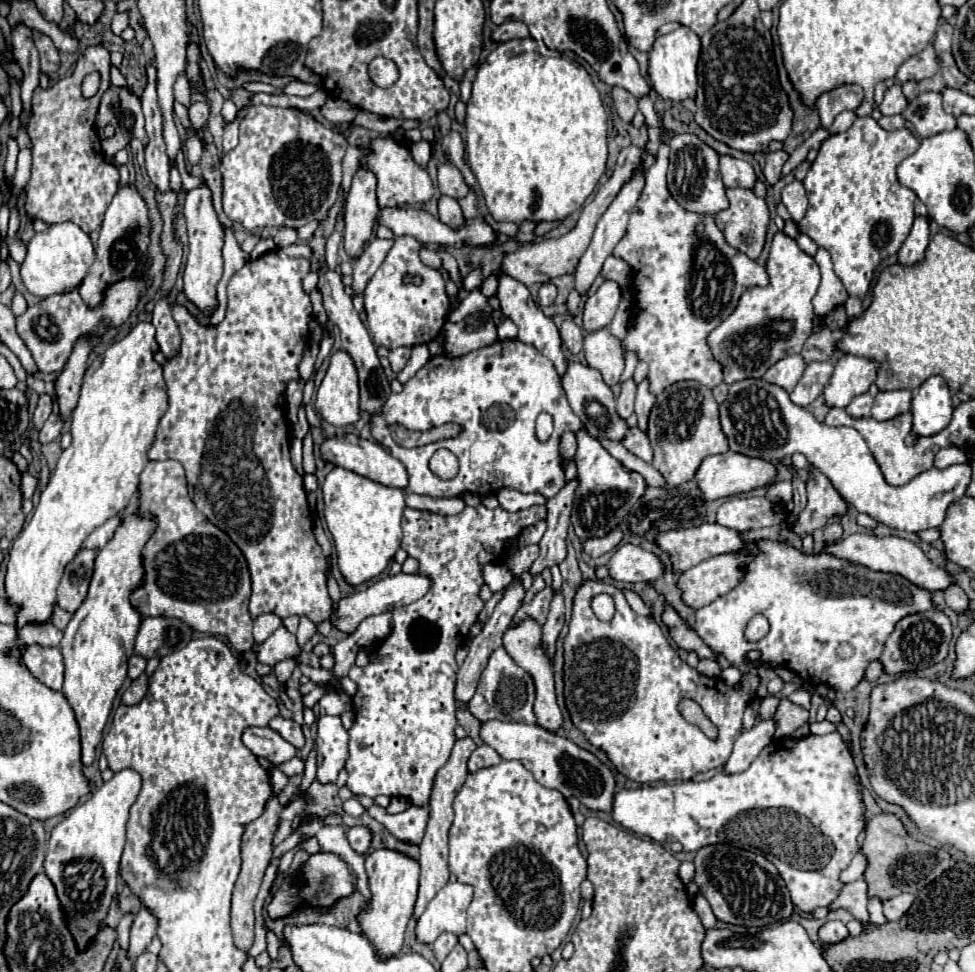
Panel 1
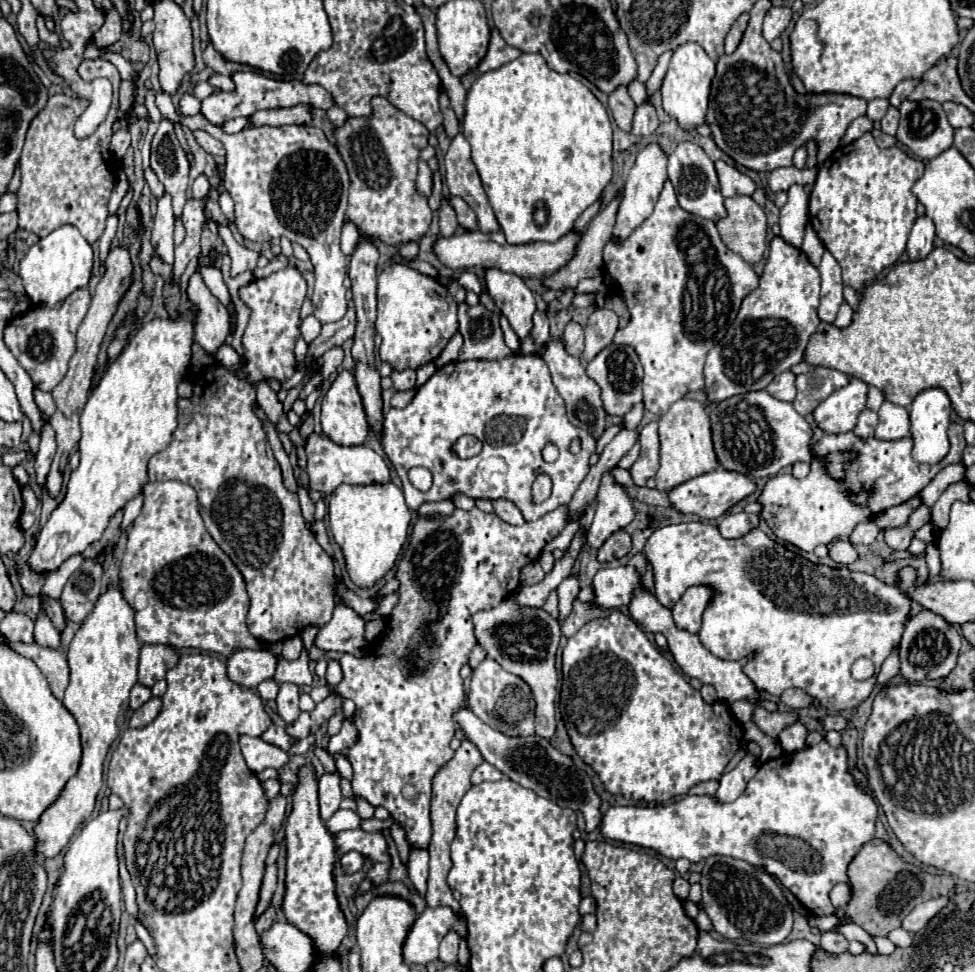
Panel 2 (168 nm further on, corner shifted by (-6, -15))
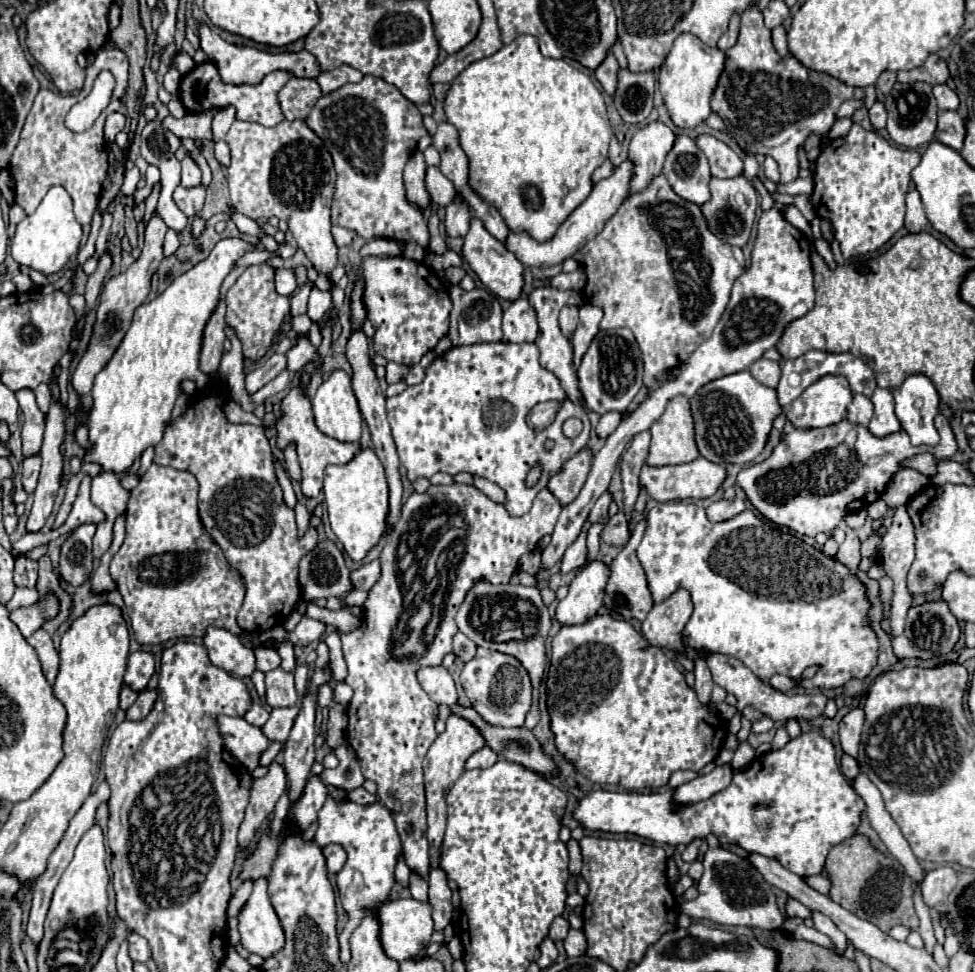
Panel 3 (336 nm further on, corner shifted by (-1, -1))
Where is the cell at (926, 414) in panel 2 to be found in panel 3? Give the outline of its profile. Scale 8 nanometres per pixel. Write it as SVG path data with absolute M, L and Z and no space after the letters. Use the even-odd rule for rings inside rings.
M913 374L891 394L895 400L895 416L899 418L901 428L909 434L911 444L935 446L939 434L933 420L939 412L939 394L933 382L923 374ZM917 400L921 400L919 408L915 406Z

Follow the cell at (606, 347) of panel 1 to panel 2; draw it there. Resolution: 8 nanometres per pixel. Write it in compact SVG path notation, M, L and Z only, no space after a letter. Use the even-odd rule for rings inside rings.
M610 344L586 364L586 374L602 388L602 402L608 414L624 416L636 402L642 400L642 366L638 354L630 346Z

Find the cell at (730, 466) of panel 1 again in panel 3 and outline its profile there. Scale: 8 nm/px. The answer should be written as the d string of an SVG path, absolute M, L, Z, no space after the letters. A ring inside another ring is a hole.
M697 458L695 462L677 464L677 466L659 466L653 468L645 464L639 474L639 484L647 492L649 498L657 502L669 502L669 500L689 500L689 498L709 498L717 492L721 482L725 480L727 472L723 466L709 462L705 458Z

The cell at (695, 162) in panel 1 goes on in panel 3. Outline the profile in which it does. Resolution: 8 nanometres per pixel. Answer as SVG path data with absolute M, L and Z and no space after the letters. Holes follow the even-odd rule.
M685 134L677 136L673 150L667 154L663 174L669 180L673 192L683 200L701 206L711 198L709 162L693 138Z

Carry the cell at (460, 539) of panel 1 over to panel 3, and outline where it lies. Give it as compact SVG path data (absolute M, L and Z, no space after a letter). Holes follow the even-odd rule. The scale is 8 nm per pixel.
M449 484L449 486L429 486L423 494L417 494L413 492L407 502L403 504L403 510L401 510L401 518L399 522L395 524L393 532L389 534L387 538L387 544L379 556L379 562L381 562L381 576L379 580L371 586L369 590L369 596L363 604L363 620L361 620L361 626L353 632L347 632L347 634L341 634L341 642L343 642L343 656L345 656L345 662L347 662L347 668L349 668L349 676L345 678L345 682L353 688L353 698L349 702L349 728L347 728L347 740L349 744L355 748L357 752L357 760L359 760L359 766L363 770L363 776L373 780L377 784L377 798L391 810L393 818L395 818L395 824L397 824L397 832L401 836L401 842L403 842L403 858L407 862L407 866L411 870L419 870L419 874L423 874L423 878L429 874L429 842L427 842L427 836L425 836L425 830L427 830L427 822L425 822L425 787L424 787L424 774L421 764L423 764L425 754L429 750L429 746L433 744L433 740L437 738L437 732L435 732L435 720L437 720L437 704L427 696L427 692L421 688L421 684L417 682L417 670L421 666L439 666L443 656L447 652L451 652L451 640L457 632L457 626L455 626L455 614L459 610L459 604L463 602L465 594L471 590L471 586L485 578L487 582L491 584L507 584L511 580L511 576L517 572L517 564L519 564L519 558L525 554L525 552L531 552L537 548L537 542L545 536L545 534L551 534L553 532L553 526L557 522L561 514L561 504L559 500L545 488L537 494L537 498L533 500L533 508L531 512L527 512L525 516L521 518L513 518L505 512L505 508L493 500L489 500L481 490L477 490L475 486L469 486L469 484ZM421 610L427 610L425 616L421 616ZM437 622L437 628L433 630L433 636L427 636L425 634L425 628L427 624L435 624Z

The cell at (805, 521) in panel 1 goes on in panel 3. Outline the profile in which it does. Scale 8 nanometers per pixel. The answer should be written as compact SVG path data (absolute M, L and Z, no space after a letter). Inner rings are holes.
M937 414L935 428L941 436L937 446L911 446L903 430L877 438L865 426L847 420L819 430L791 430L783 434L767 460L743 468L735 482L743 488L749 502L771 522L805 536L817 536L819 532L829 534L845 518L845 511L861 510L883 494L903 458L921 452L931 452L939 460L951 458L957 452L957 442L943 414ZM851 430L857 434L855 444L841 450Z

